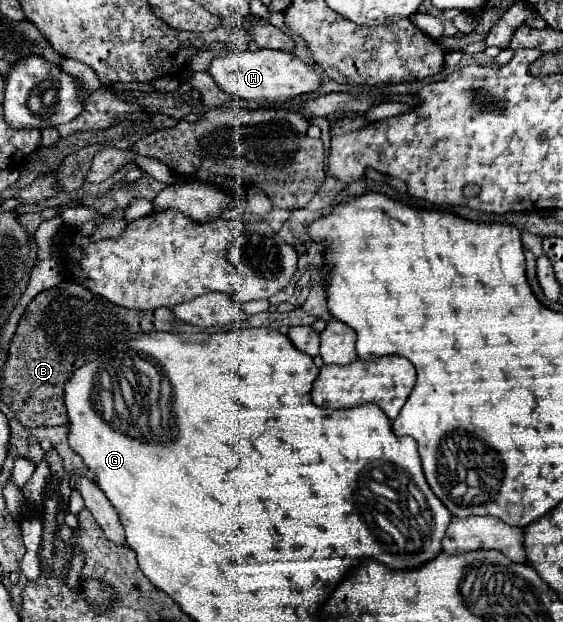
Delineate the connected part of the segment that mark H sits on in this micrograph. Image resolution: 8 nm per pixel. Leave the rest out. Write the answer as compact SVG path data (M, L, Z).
M245 50L245 52L233 52L221 58L215 58L211 62L209 74L213 76L215 84L249 102L271 102L271 104L281 104L281 102L291 102L295 98L301 98L305 94L311 94L319 88L323 76L307 62L299 60L291 52L281 52L281 50Z

